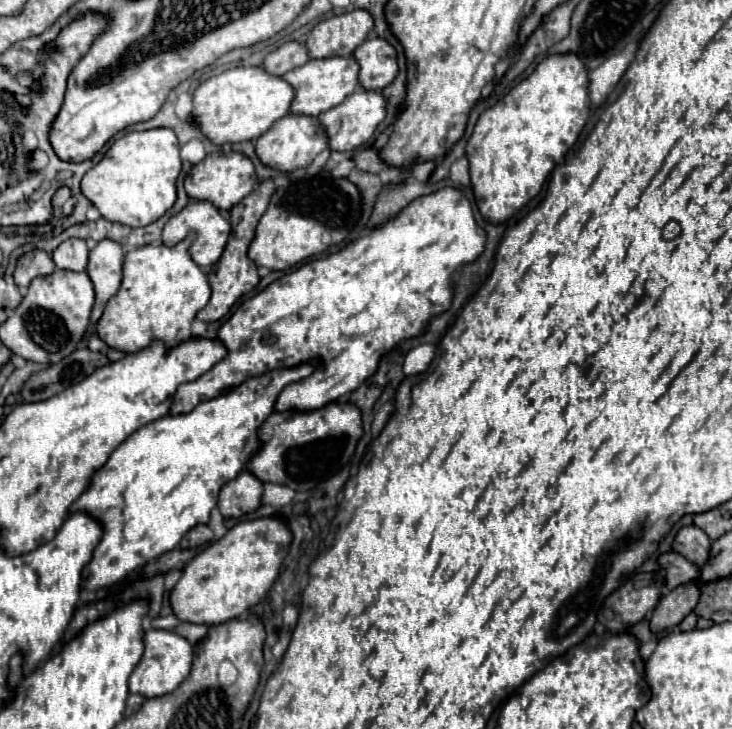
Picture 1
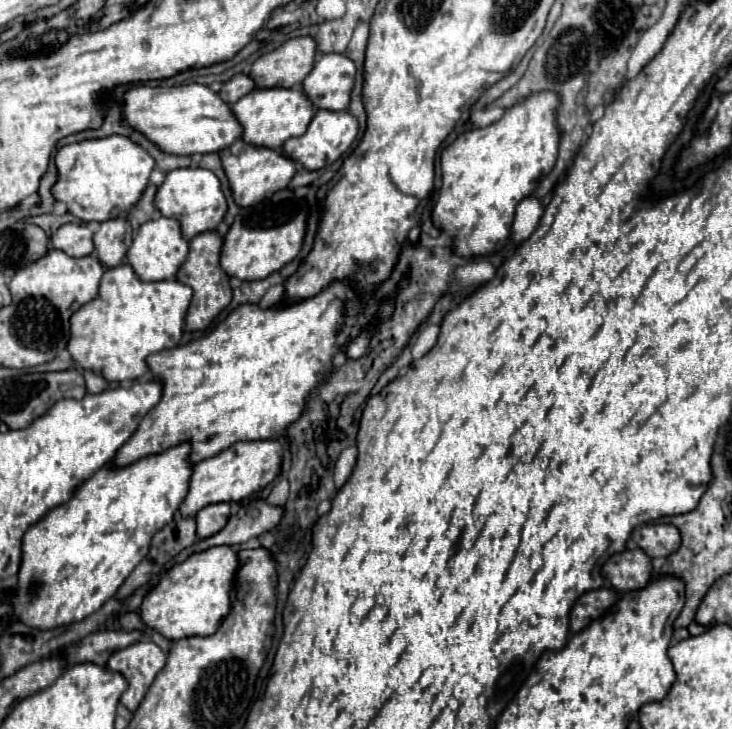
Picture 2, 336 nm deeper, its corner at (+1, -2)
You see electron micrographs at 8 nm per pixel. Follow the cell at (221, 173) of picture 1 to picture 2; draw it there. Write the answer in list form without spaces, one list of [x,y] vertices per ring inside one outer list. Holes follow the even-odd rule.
[[[186,167],[170,171],[154,197],[154,205],[164,217],[172,217],[182,225],[182,237],[186,239],[216,229],[226,213],[226,199],[220,189],[218,177],[202,167]]]

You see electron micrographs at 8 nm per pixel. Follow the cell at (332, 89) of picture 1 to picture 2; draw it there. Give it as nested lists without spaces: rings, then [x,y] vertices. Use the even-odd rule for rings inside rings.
[[[254,89],[234,103],[232,109],[234,117],[242,121],[242,139],[252,145],[270,145],[270,149],[280,149],[290,137],[300,137],[316,111],[300,89]]]

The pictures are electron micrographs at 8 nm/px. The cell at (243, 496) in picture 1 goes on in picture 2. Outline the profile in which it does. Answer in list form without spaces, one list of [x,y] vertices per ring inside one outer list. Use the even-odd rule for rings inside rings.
[[[214,503],[214,505],[200,509],[196,515],[198,539],[202,541],[202,539],[218,533],[226,525],[228,517],[230,517],[230,505],[228,503]]]

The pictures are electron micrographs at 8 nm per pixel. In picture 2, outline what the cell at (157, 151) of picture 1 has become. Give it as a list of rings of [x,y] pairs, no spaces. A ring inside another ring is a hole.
[[[110,135],[64,145],[56,153],[54,165],[58,169],[58,179],[52,185],[54,199],[66,203],[68,213],[78,219],[102,223],[128,213],[138,203],[156,163],[140,145],[122,135]]]

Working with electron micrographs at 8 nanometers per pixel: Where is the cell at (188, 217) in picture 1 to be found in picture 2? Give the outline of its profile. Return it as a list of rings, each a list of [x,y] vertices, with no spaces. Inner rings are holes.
[[[158,217],[152,221],[146,221],[138,233],[134,235],[134,241],[126,253],[126,259],[134,273],[142,277],[142,281],[164,281],[164,279],[174,279],[176,271],[184,263],[188,255],[188,241],[180,233],[180,225],[176,219],[168,217]]]

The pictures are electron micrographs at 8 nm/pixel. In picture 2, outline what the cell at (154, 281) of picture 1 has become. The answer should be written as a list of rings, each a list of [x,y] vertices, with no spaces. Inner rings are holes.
[[[128,263],[108,269],[98,295],[70,317],[70,341],[66,345],[74,363],[102,373],[106,381],[126,381],[148,371],[146,357],[178,345],[192,289],[176,279],[146,283],[136,277]]]

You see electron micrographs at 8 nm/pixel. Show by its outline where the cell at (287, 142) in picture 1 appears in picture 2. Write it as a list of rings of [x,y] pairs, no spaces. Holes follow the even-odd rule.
[[[242,139],[222,149],[220,159],[238,207],[250,207],[250,205],[256,205],[258,201],[264,201],[266,197],[272,197],[278,189],[288,187],[290,179],[296,173],[296,163],[292,159],[284,159],[278,151],[272,151],[272,149],[248,145]]]

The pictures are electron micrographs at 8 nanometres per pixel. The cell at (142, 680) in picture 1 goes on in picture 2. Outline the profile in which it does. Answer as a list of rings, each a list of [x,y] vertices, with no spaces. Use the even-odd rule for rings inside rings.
[[[136,641],[134,645],[112,653],[108,661],[106,667],[122,673],[128,681],[128,689],[122,693],[120,703],[126,709],[136,711],[154,677],[164,669],[166,653],[162,653],[162,649],[152,641]]]

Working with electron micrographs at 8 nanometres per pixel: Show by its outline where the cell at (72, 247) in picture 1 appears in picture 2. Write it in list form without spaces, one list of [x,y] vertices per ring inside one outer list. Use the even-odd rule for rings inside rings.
[[[76,223],[62,225],[52,235],[52,245],[72,257],[86,257],[94,253],[92,231],[88,229],[88,225],[76,225]]]

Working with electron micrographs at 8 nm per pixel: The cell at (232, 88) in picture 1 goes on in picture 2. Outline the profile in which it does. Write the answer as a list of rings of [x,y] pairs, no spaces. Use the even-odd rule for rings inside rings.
[[[190,83],[178,87],[148,87],[138,85],[124,93],[122,123],[140,131],[160,151],[168,155],[204,155],[230,147],[240,135],[242,127],[236,121],[228,103],[206,85]]]

